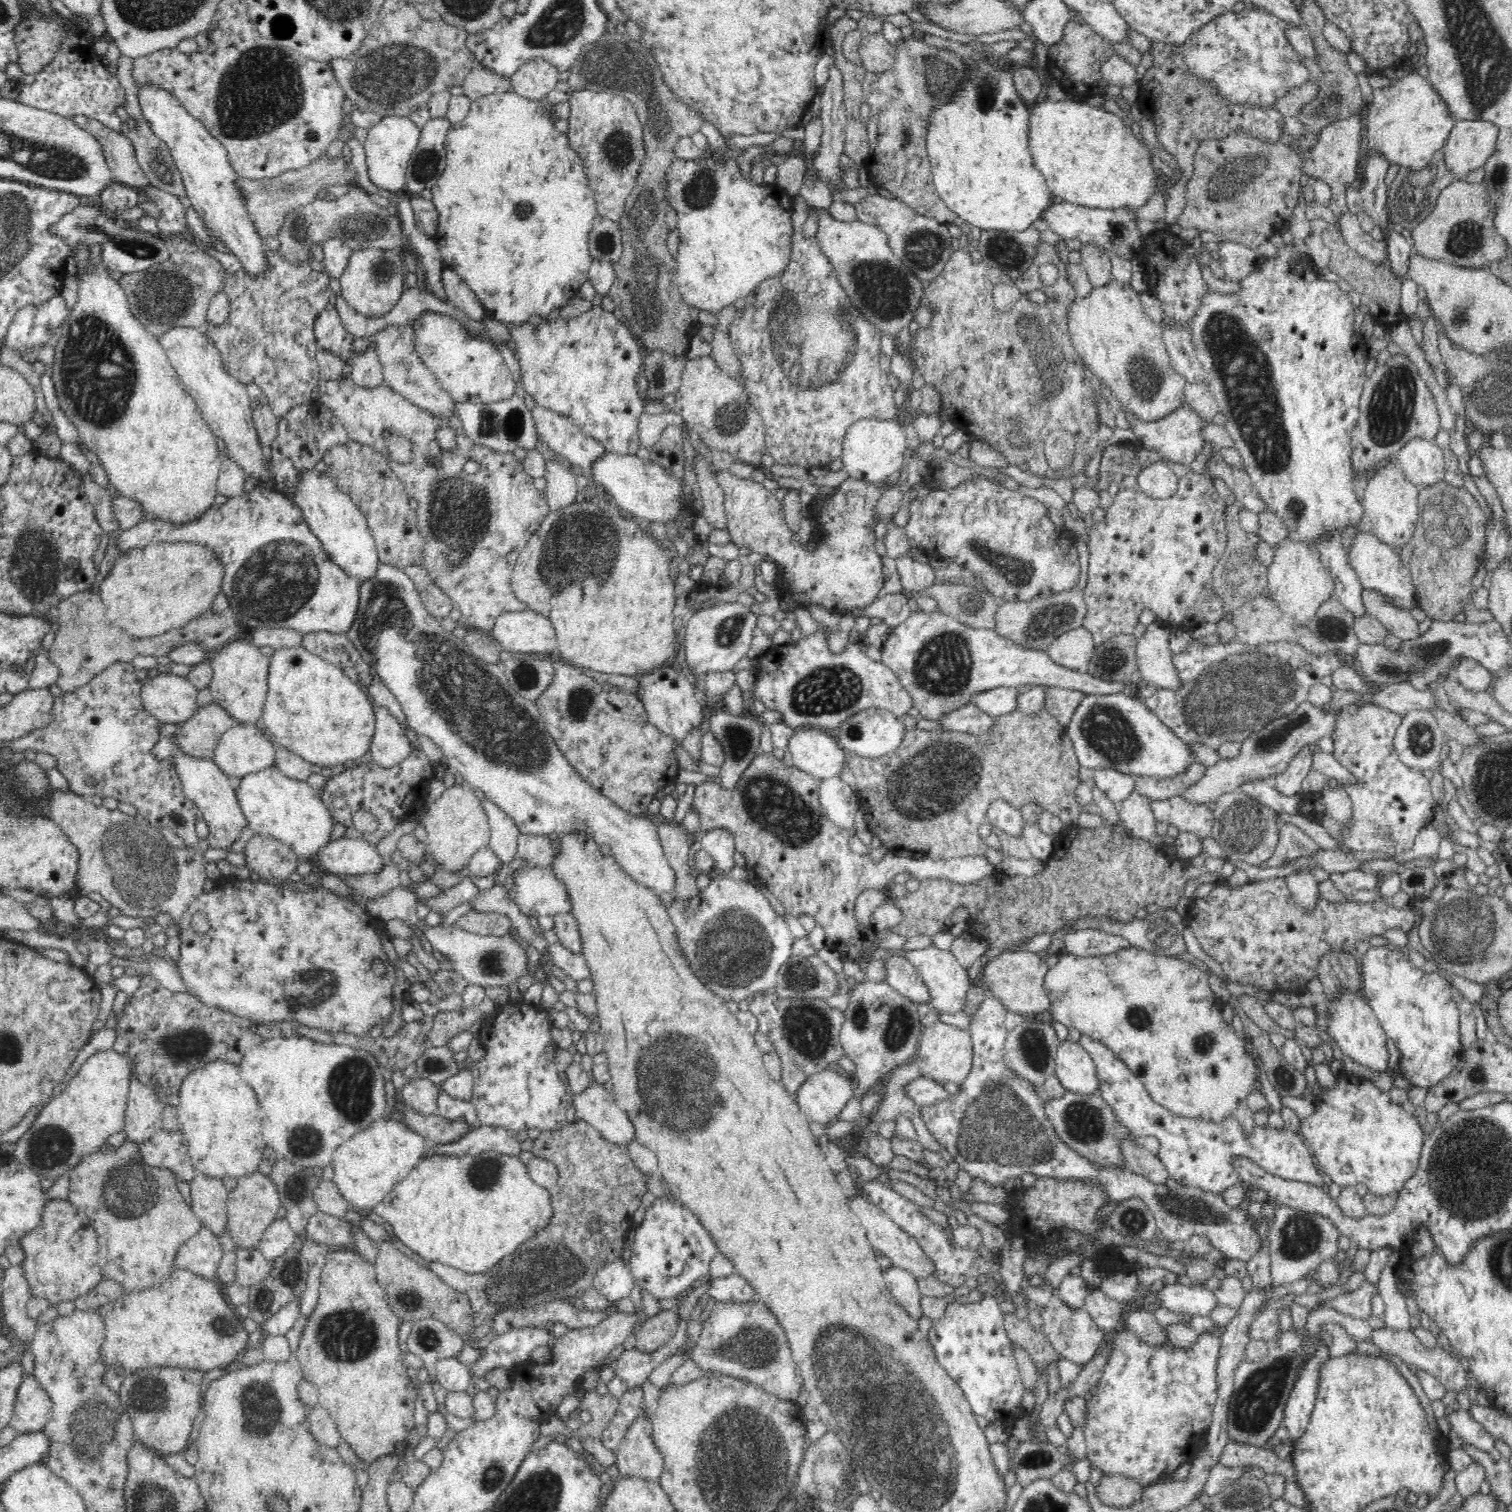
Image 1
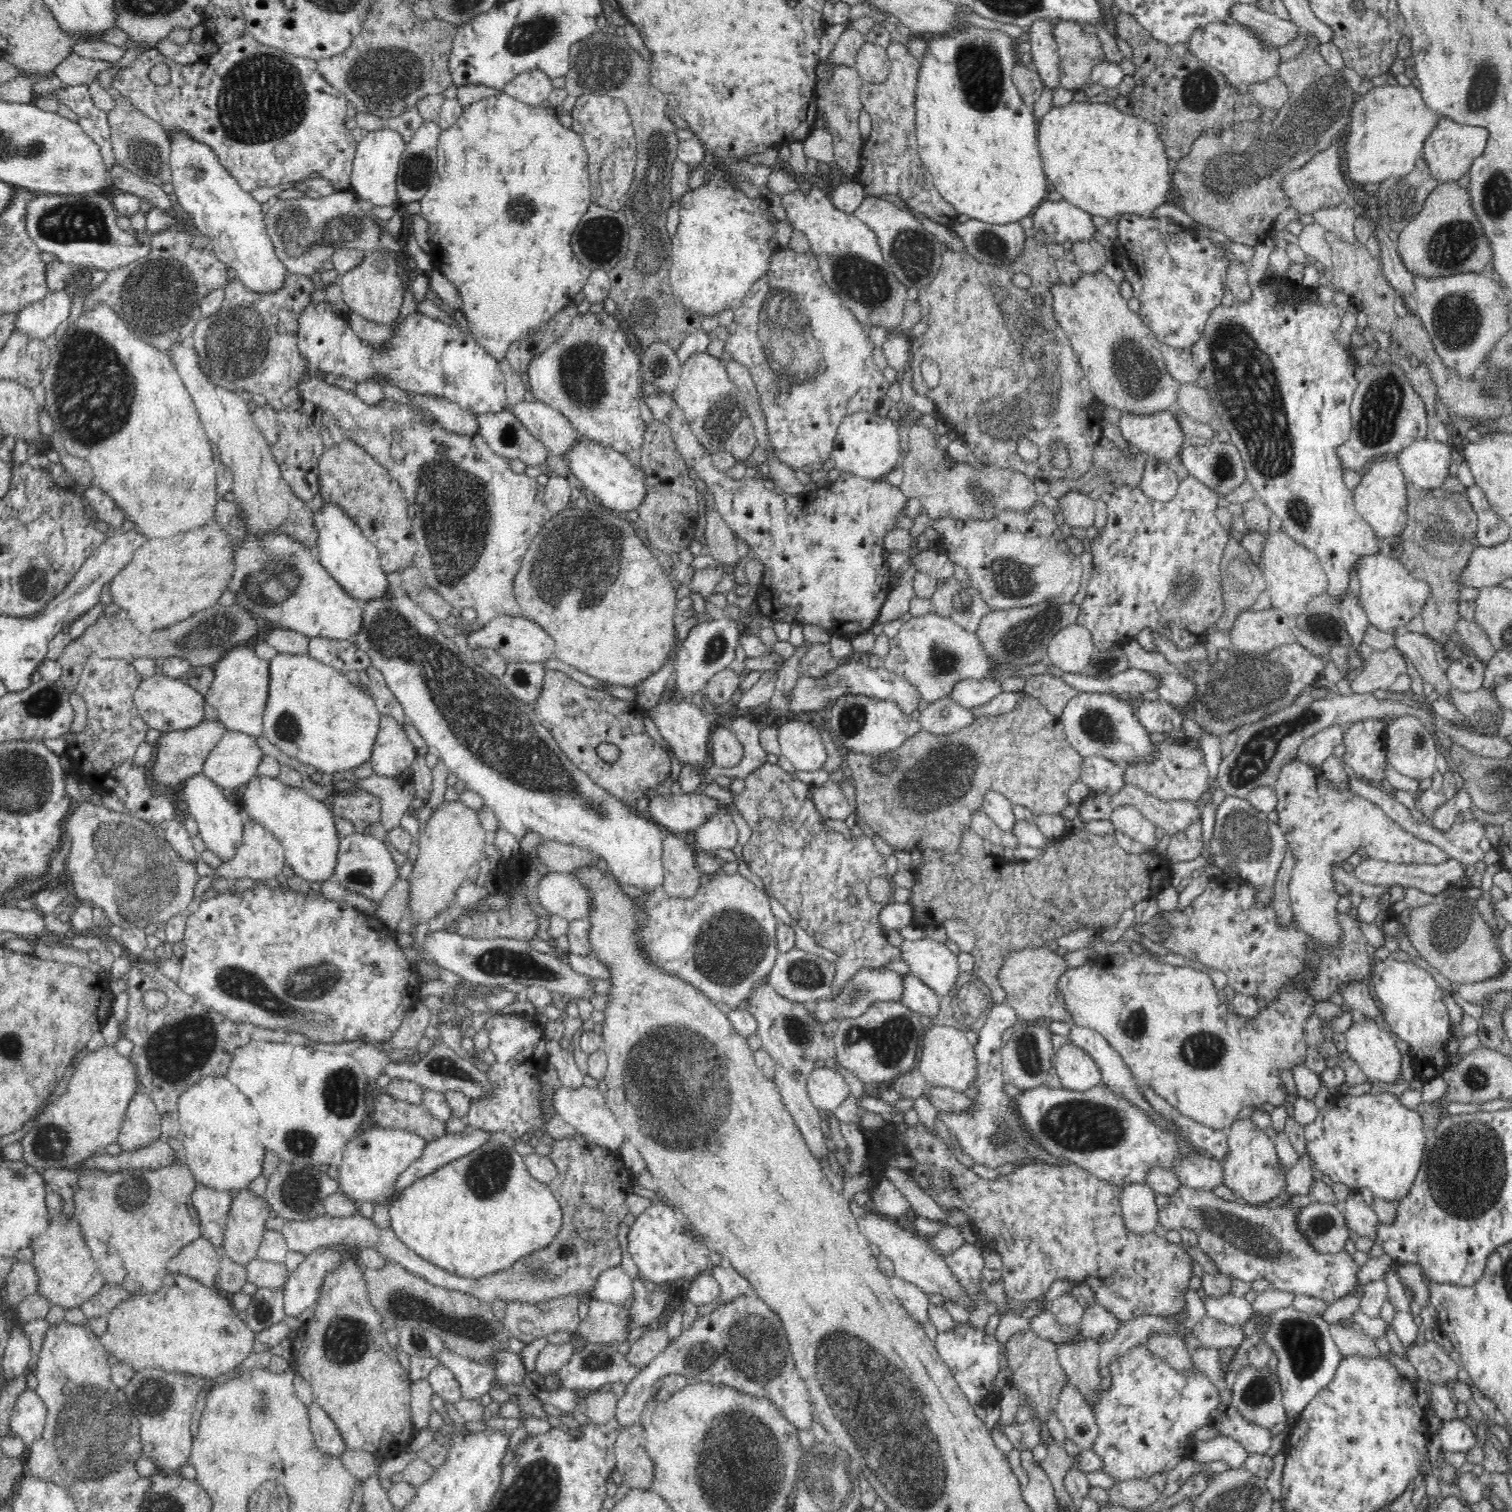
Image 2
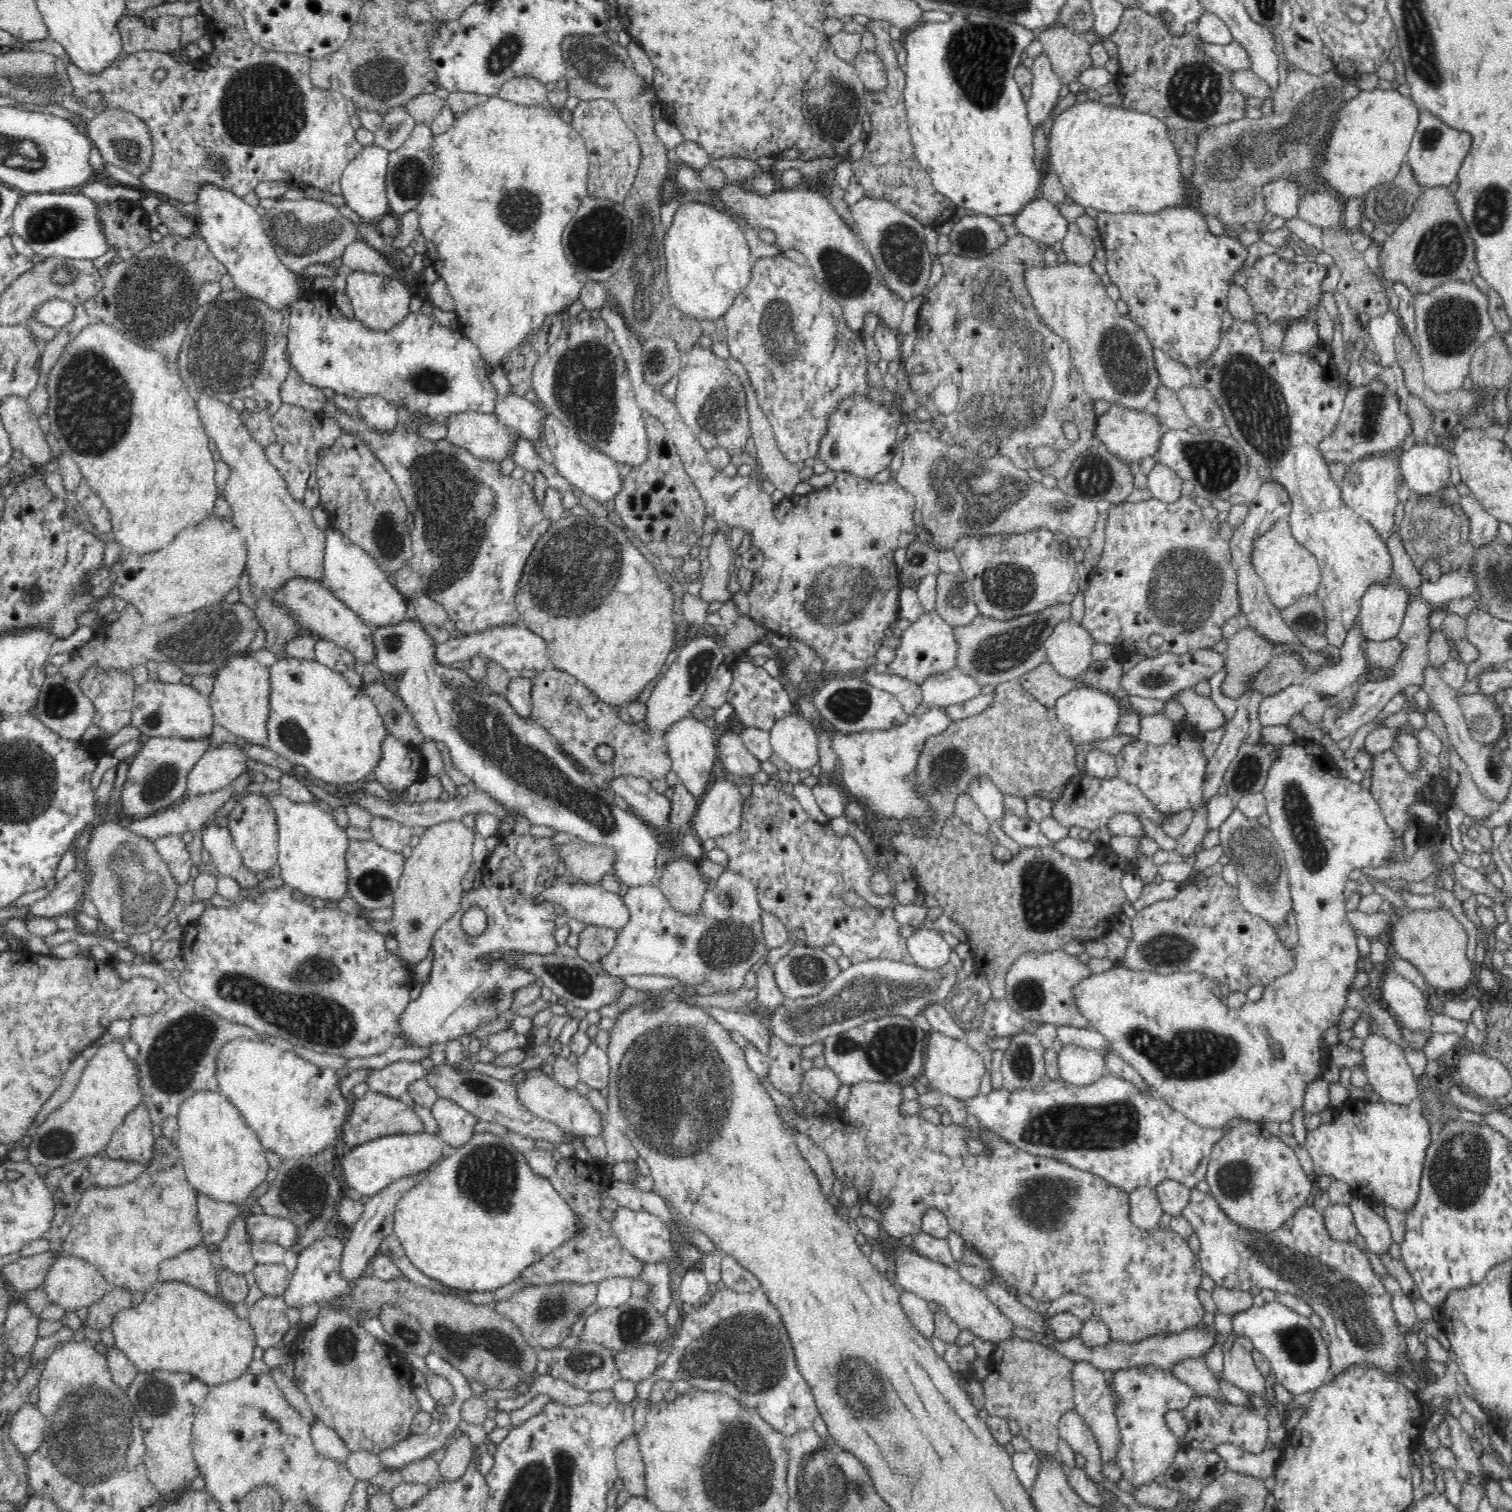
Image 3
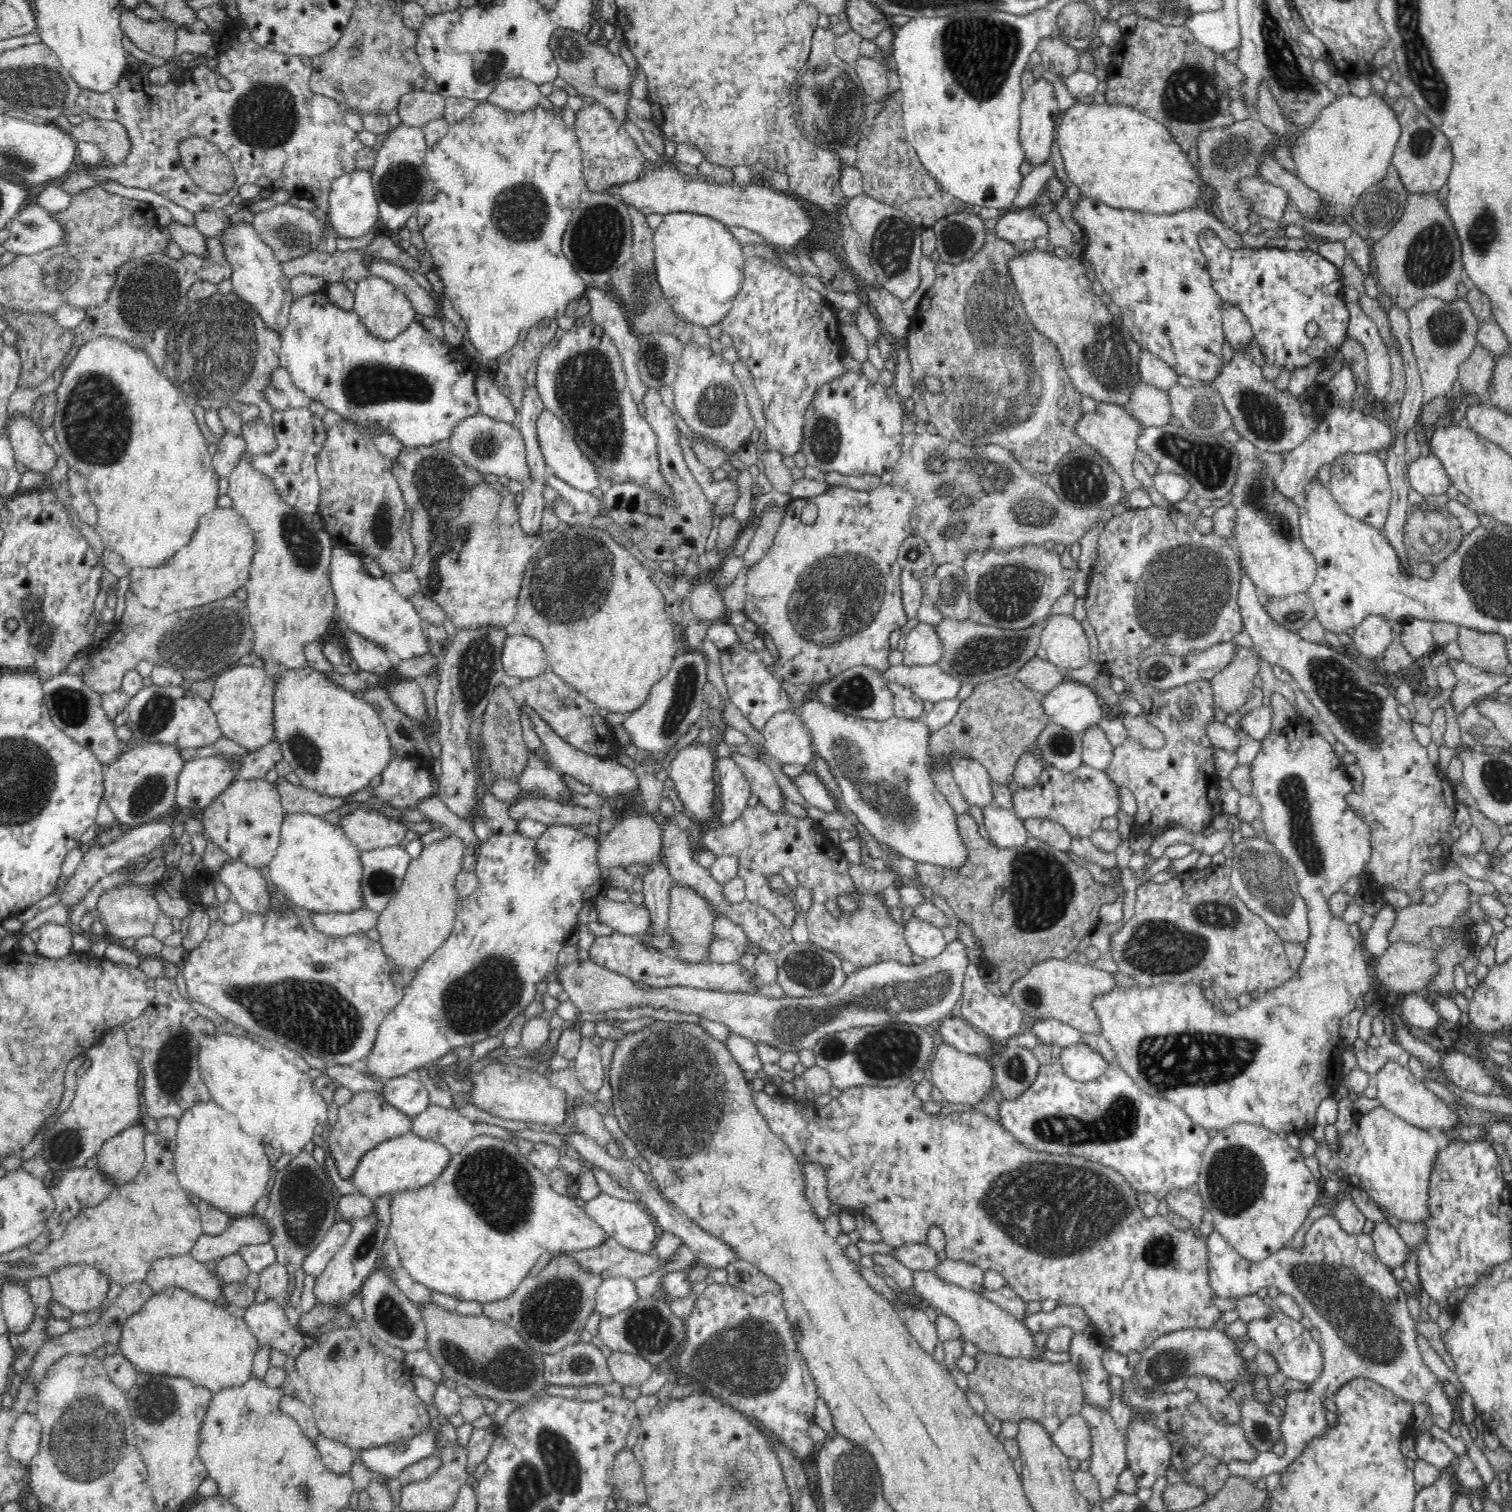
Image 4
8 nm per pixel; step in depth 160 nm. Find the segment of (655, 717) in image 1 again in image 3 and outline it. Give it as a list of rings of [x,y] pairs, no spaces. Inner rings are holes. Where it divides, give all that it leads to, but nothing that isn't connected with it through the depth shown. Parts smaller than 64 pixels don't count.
[[[682,718],[675,722],[663,734],[667,749],[671,758],[671,770],[678,775],[679,782],[686,786],[686,789],[700,800],[706,794],[710,774],[716,762],[716,746],[714,746],[715,731],[710,729],[706,723],[694,718]]]

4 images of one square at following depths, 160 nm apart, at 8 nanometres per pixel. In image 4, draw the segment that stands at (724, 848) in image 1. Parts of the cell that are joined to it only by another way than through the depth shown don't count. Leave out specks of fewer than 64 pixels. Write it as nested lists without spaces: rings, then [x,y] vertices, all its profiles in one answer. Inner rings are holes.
[[[731,755],[718,758],[715,762],[715,770],[720,777],[718,786],[722,792],[718,798],[715,823],[721,822],[723,825],[728,825],[748,807],[748,798],[750,798],[752,788]]]

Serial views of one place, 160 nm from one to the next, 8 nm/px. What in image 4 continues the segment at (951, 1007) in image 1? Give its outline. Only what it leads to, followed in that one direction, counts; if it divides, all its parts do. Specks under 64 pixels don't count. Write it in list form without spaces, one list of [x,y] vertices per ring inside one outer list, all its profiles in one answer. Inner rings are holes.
[[[912,915],[904,925],[904,939],[916,956],[932,959],[946,948],[942,929]]]

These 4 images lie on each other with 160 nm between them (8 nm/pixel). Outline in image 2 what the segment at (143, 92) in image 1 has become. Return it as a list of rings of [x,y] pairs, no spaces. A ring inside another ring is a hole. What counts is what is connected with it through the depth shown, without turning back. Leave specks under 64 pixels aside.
[[[176,131],[170,138],[171,155],[169,159],[173,193],[178,197],[179,214],[186,216],[192,224],[195,233],[206,236],[212,241],[214,254],[228,268],[234,268],[236,277],[244,283],[244,286],[258,294],[270,294],[278,292],[283,285],[287,267],[278,258],[273,241],[266,231],[266,222],[260,204],[245,192],[238,182],[230,175],[219,162],[219,156],[211,150],[210,145],[196,141],[182,131]]]

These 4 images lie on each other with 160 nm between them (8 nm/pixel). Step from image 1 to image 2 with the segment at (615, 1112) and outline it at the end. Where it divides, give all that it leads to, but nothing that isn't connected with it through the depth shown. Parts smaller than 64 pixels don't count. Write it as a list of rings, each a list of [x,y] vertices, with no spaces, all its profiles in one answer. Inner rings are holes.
[[[582,1085],[576,1089],[564,1086],[553,1088],[550,1101],[556,1113],[584,1139],[596,1143],[598,1146],[604,1146],[611,1151],[621,1148],[624,1141],[623,1129],[615,1120],[615,1116],[606,1105],[605,1095],[597,1086],[590,1088]]]

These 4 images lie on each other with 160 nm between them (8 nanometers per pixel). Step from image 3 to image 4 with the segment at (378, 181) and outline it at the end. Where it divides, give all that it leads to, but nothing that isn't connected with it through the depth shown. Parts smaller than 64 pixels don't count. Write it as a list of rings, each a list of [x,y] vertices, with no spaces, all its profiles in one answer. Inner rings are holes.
[[[360,170],[360,172],[344,174],[338,178],[331,186],[326,214],[327,221],[338,233],[338,238],[357,239],[364,237],[375,225],[380,223],[371,172]]]

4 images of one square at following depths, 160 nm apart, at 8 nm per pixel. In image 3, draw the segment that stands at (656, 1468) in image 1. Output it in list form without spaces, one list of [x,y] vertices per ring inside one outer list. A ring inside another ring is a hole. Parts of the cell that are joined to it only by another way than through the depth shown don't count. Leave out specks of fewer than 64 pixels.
[[[634,1433],[629,1434],[618,1446],[616,1458],[624,1489],[634,1496],[644,1496],[646,1494],[644,1464],[638,1447],[638,1437]]]

